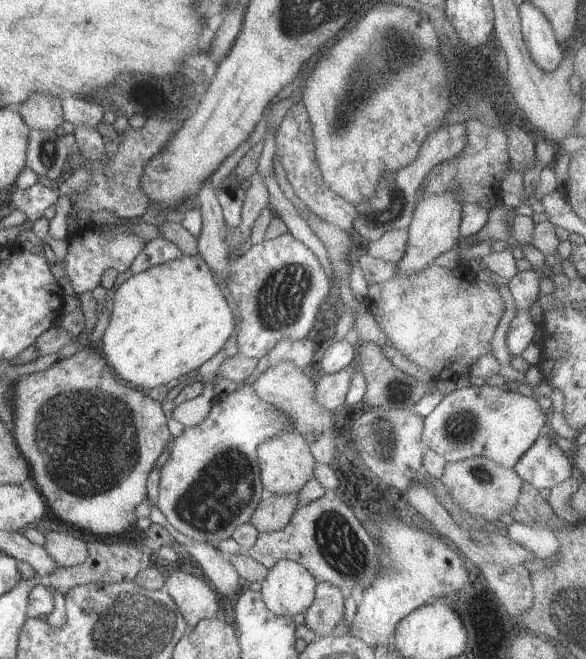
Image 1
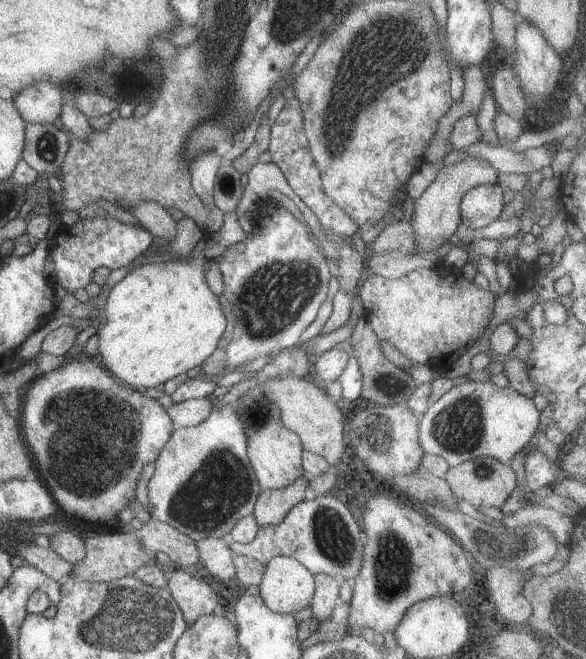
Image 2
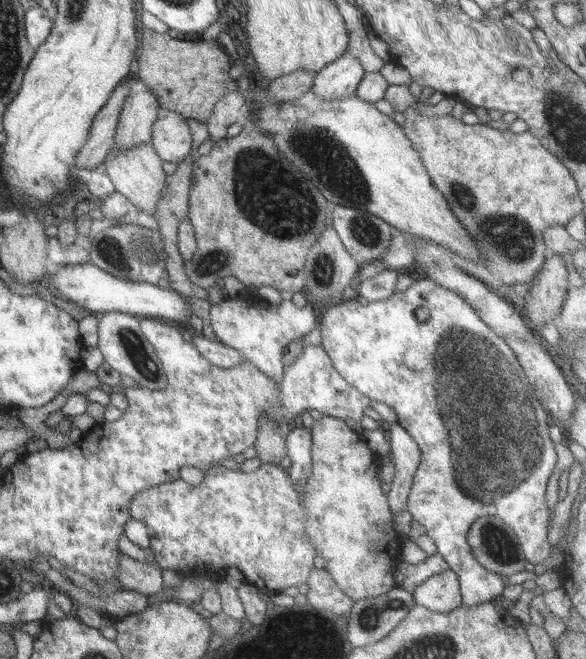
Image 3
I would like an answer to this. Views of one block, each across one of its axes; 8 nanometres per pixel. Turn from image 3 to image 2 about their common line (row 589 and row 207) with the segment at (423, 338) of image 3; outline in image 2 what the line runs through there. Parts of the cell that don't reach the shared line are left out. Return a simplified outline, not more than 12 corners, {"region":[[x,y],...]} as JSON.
{"region":[[498,184],[471,188],[460,203],[464,228],[484,228],[504,210]]}

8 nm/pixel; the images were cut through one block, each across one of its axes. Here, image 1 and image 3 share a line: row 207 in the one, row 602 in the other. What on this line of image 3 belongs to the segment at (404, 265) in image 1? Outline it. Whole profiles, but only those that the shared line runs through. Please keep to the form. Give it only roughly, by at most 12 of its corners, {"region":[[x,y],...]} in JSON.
{"region":[[452,569],[411,593],[416,605],[445,613],[463,604]]}

